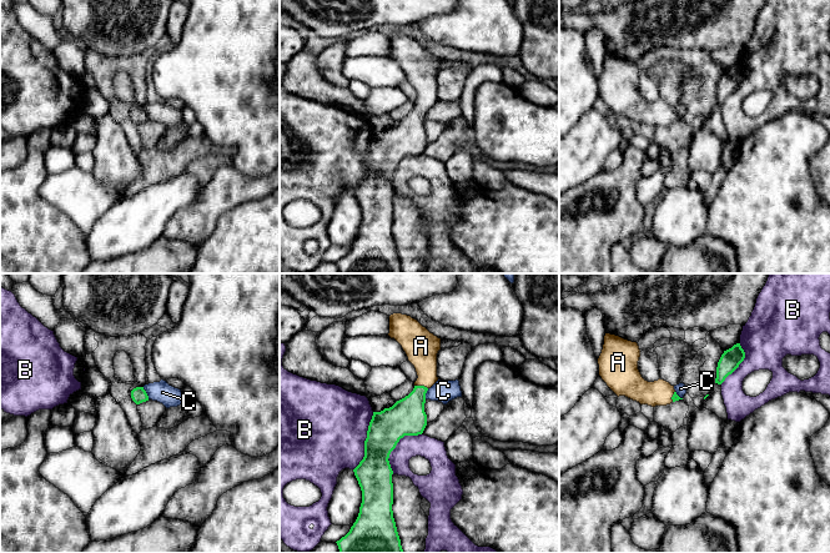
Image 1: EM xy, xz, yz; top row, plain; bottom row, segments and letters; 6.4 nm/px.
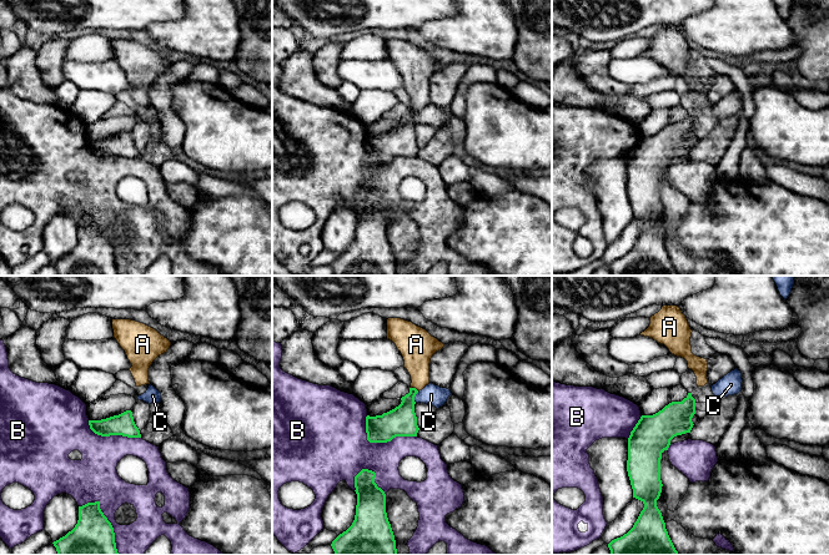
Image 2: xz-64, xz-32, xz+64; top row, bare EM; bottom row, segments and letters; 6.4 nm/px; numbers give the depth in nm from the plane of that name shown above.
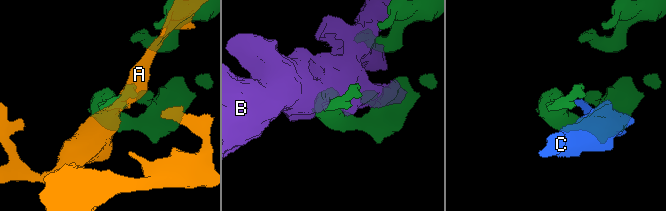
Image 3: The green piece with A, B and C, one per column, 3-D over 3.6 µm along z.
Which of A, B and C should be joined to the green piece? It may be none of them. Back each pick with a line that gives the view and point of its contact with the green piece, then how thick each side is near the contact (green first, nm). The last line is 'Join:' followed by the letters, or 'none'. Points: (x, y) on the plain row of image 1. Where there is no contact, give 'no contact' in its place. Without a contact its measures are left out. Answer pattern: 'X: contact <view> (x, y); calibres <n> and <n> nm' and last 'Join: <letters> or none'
A: contact xz (421, 106); calibres 240 and 220 nm
Join: A

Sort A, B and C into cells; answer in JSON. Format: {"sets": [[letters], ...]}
{"sets": [["A"], ["B"], ["C"]]}

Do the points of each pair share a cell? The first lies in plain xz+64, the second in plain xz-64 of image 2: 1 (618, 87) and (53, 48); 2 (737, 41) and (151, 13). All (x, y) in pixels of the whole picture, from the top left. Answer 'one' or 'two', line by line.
1: one
2: two

